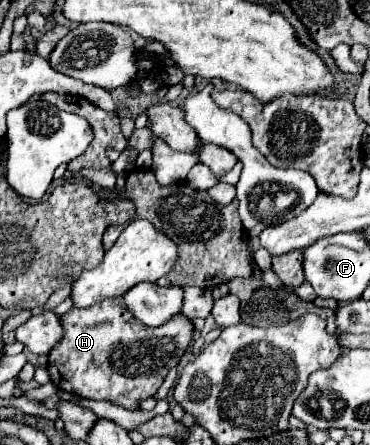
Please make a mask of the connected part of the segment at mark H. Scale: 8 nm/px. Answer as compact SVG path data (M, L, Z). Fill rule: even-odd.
M104 299L92 307L72 307L58 317L64 335L48 353L52 383L86 399L102 399L124 409L140 409L140 401L156 395L168 371L192 343L194 325L186 315L176 315L160 327L146 327L126 311L122 299Z

